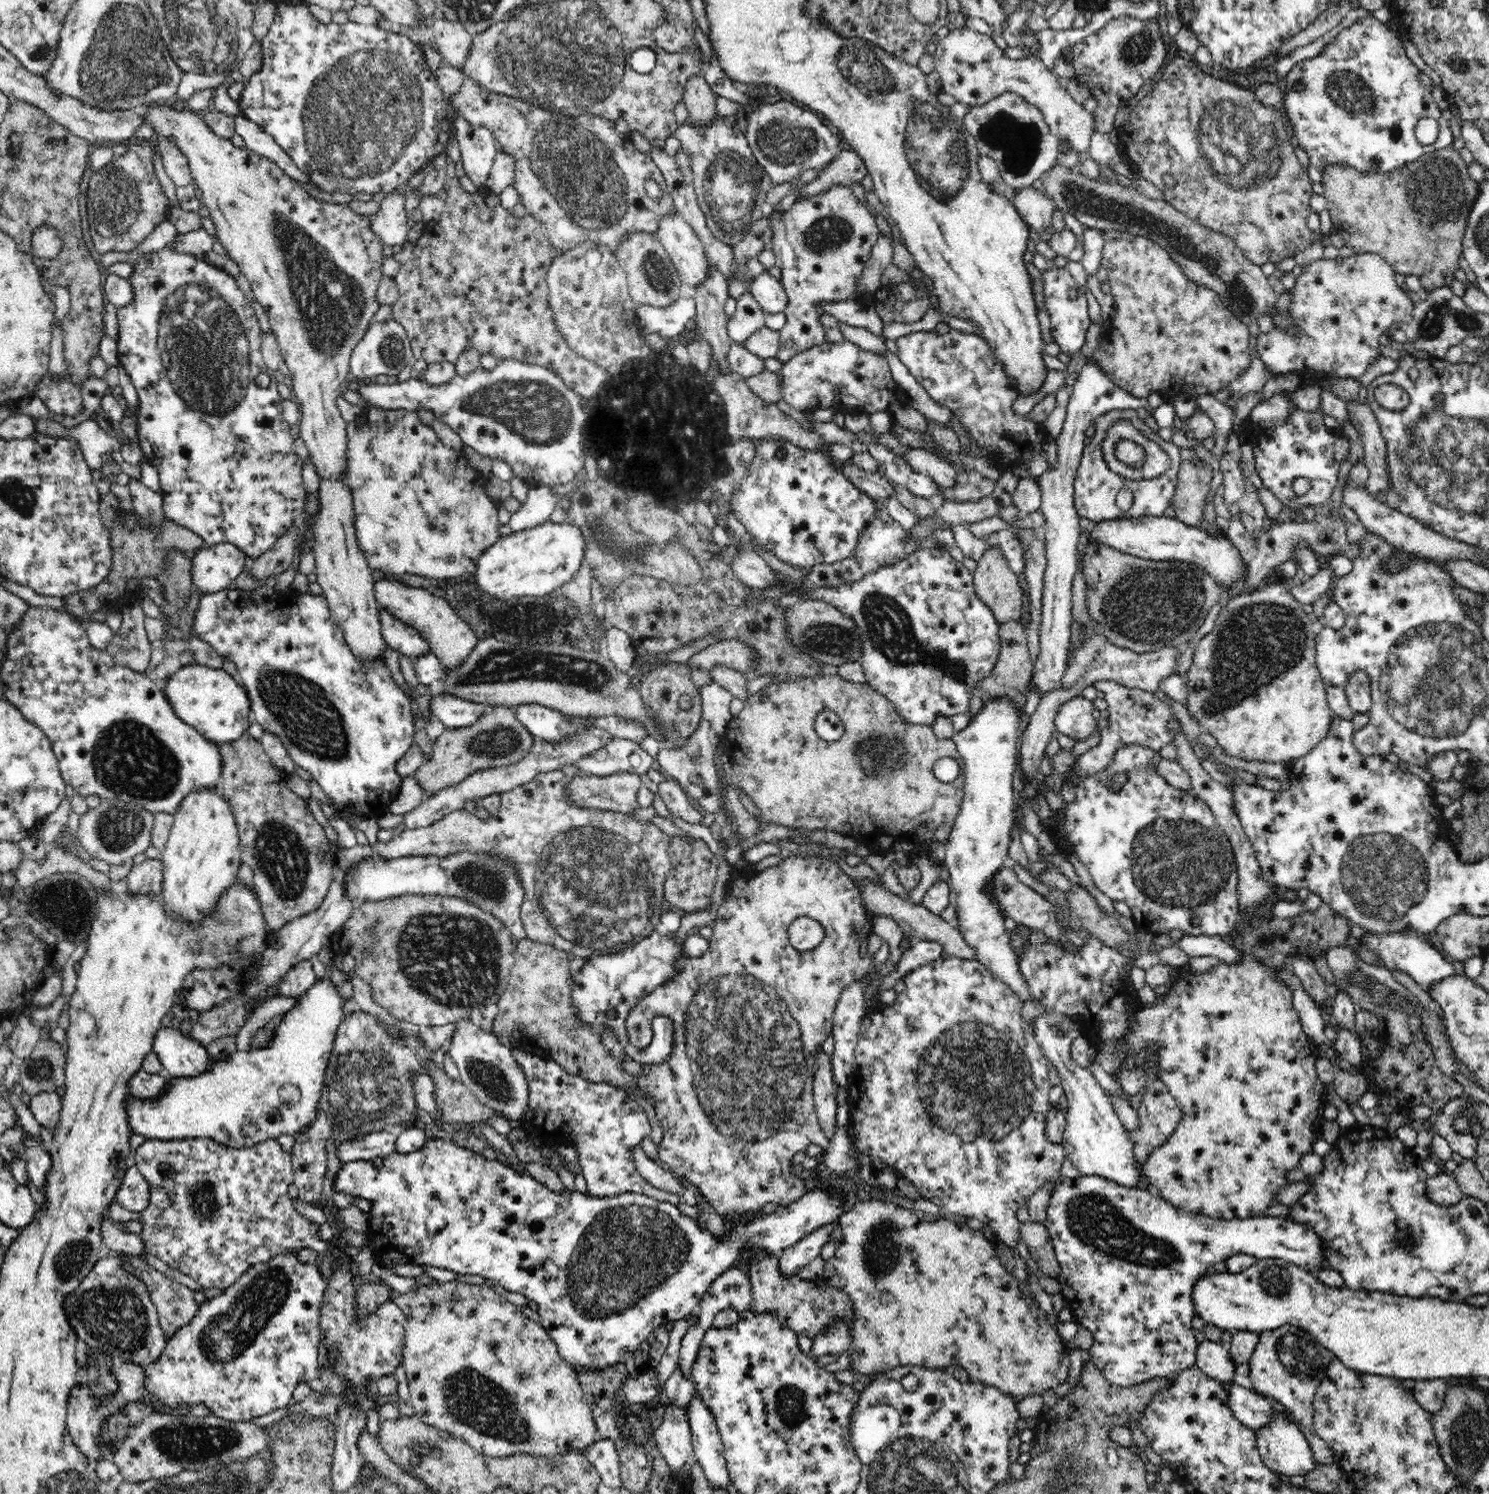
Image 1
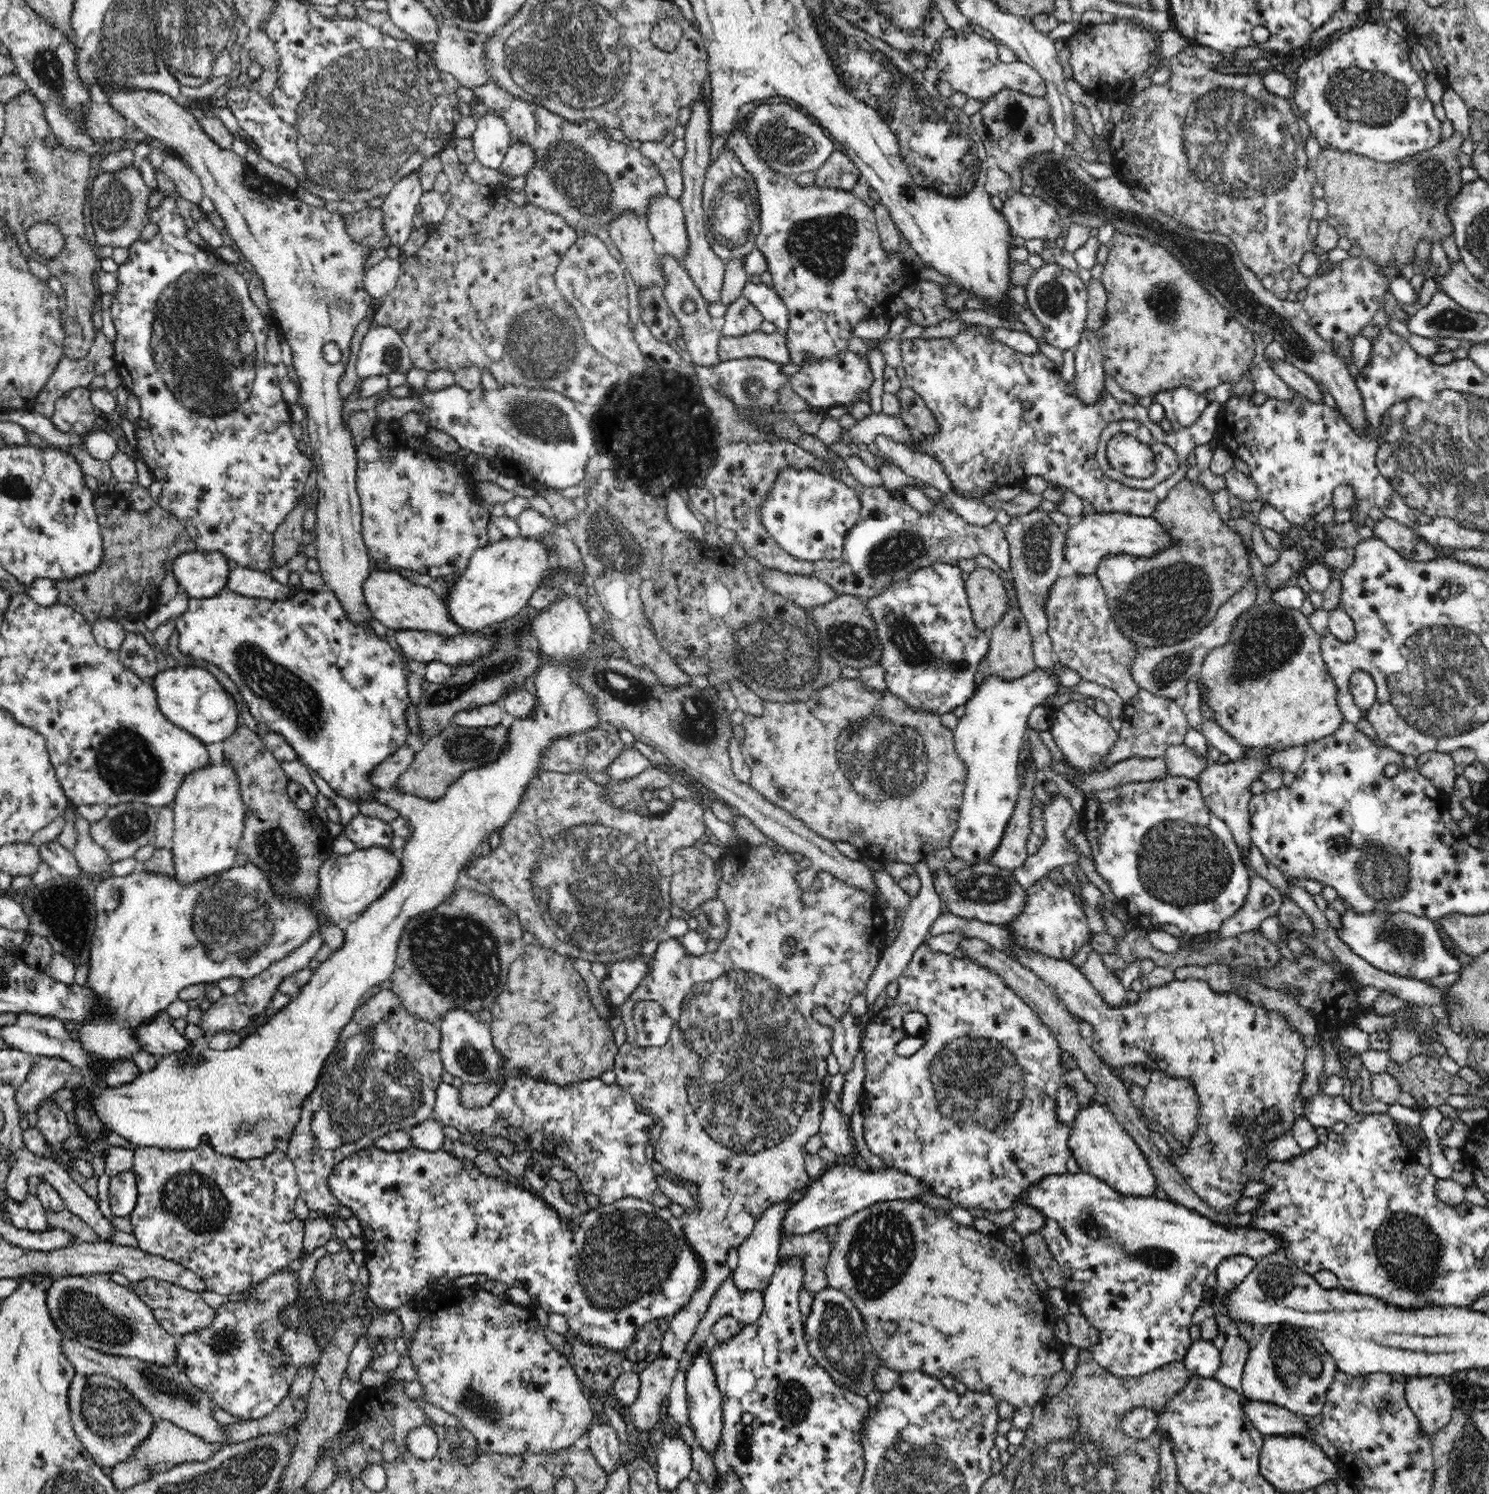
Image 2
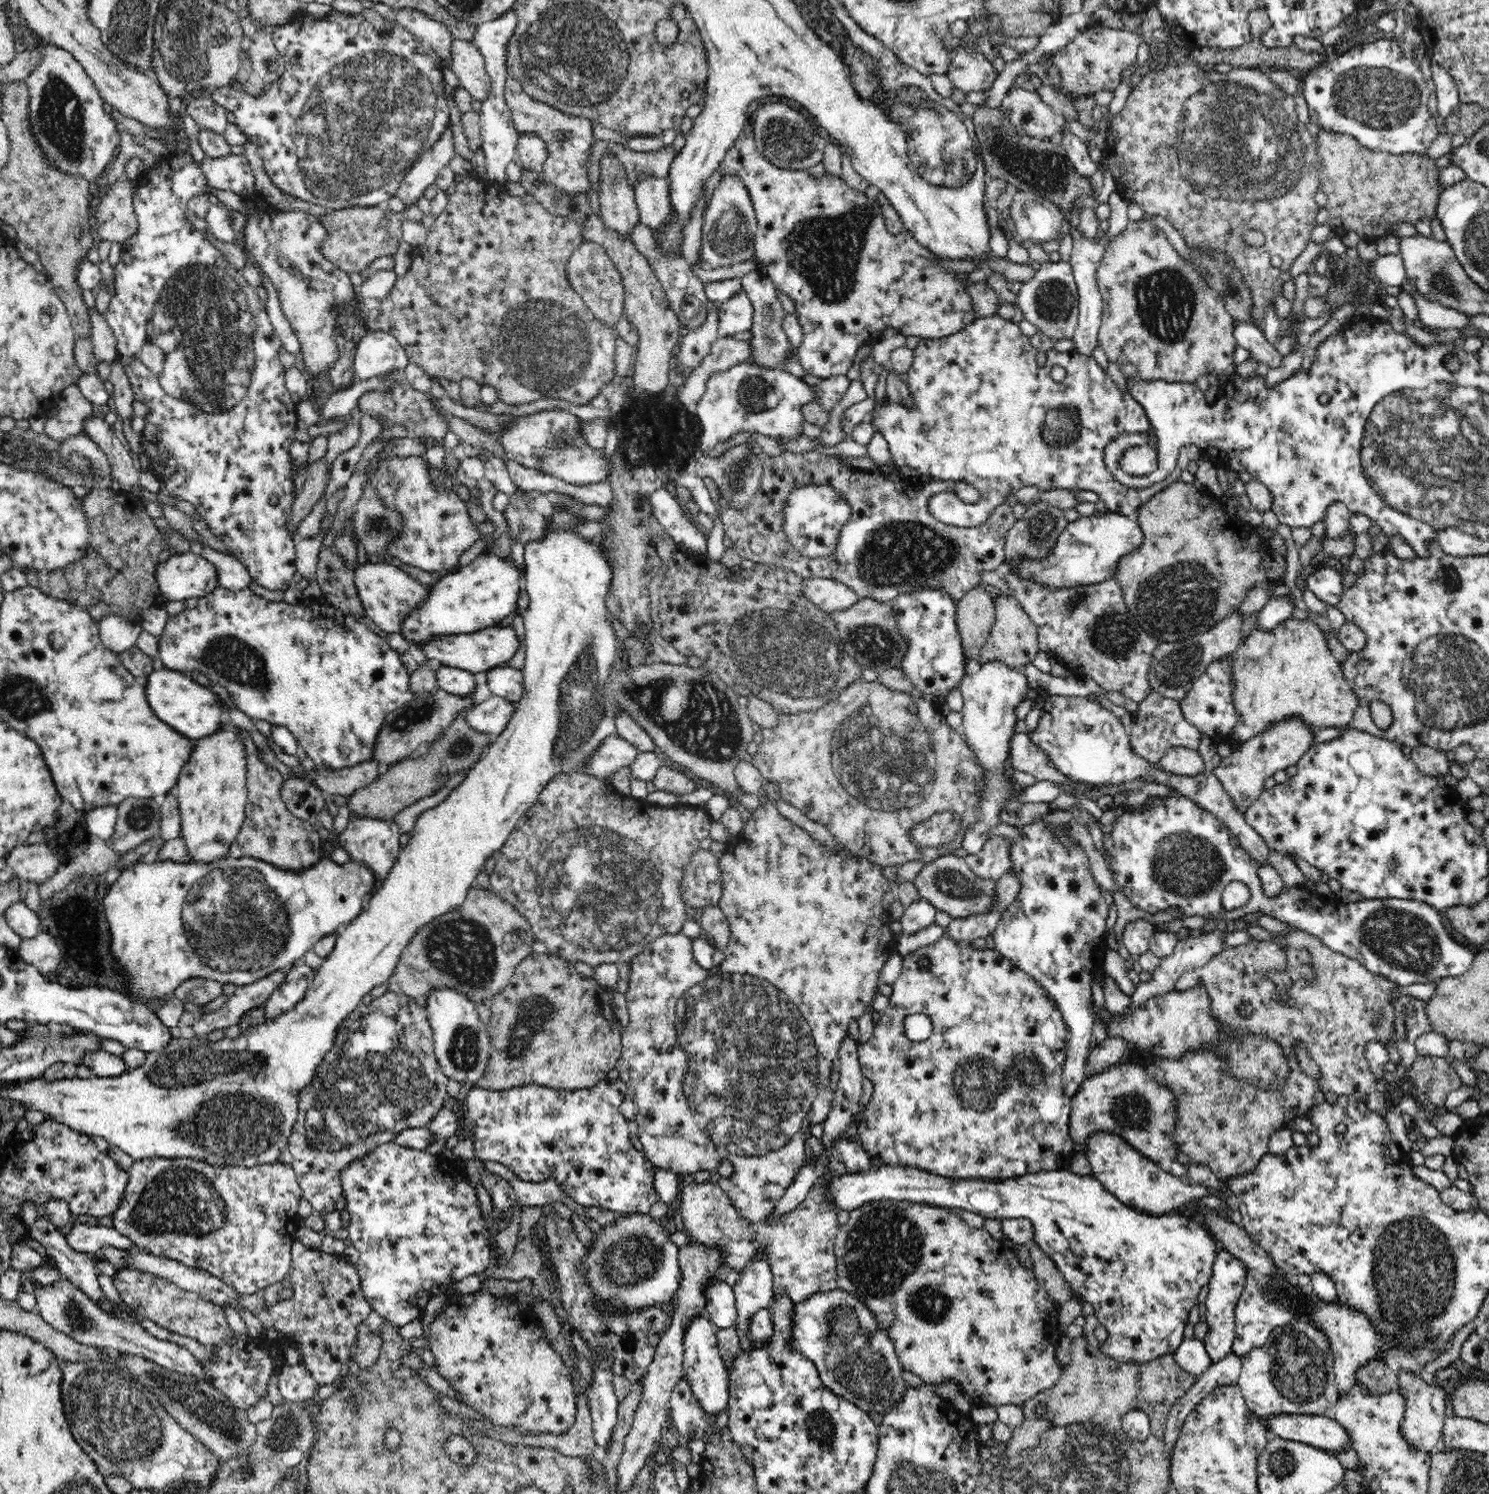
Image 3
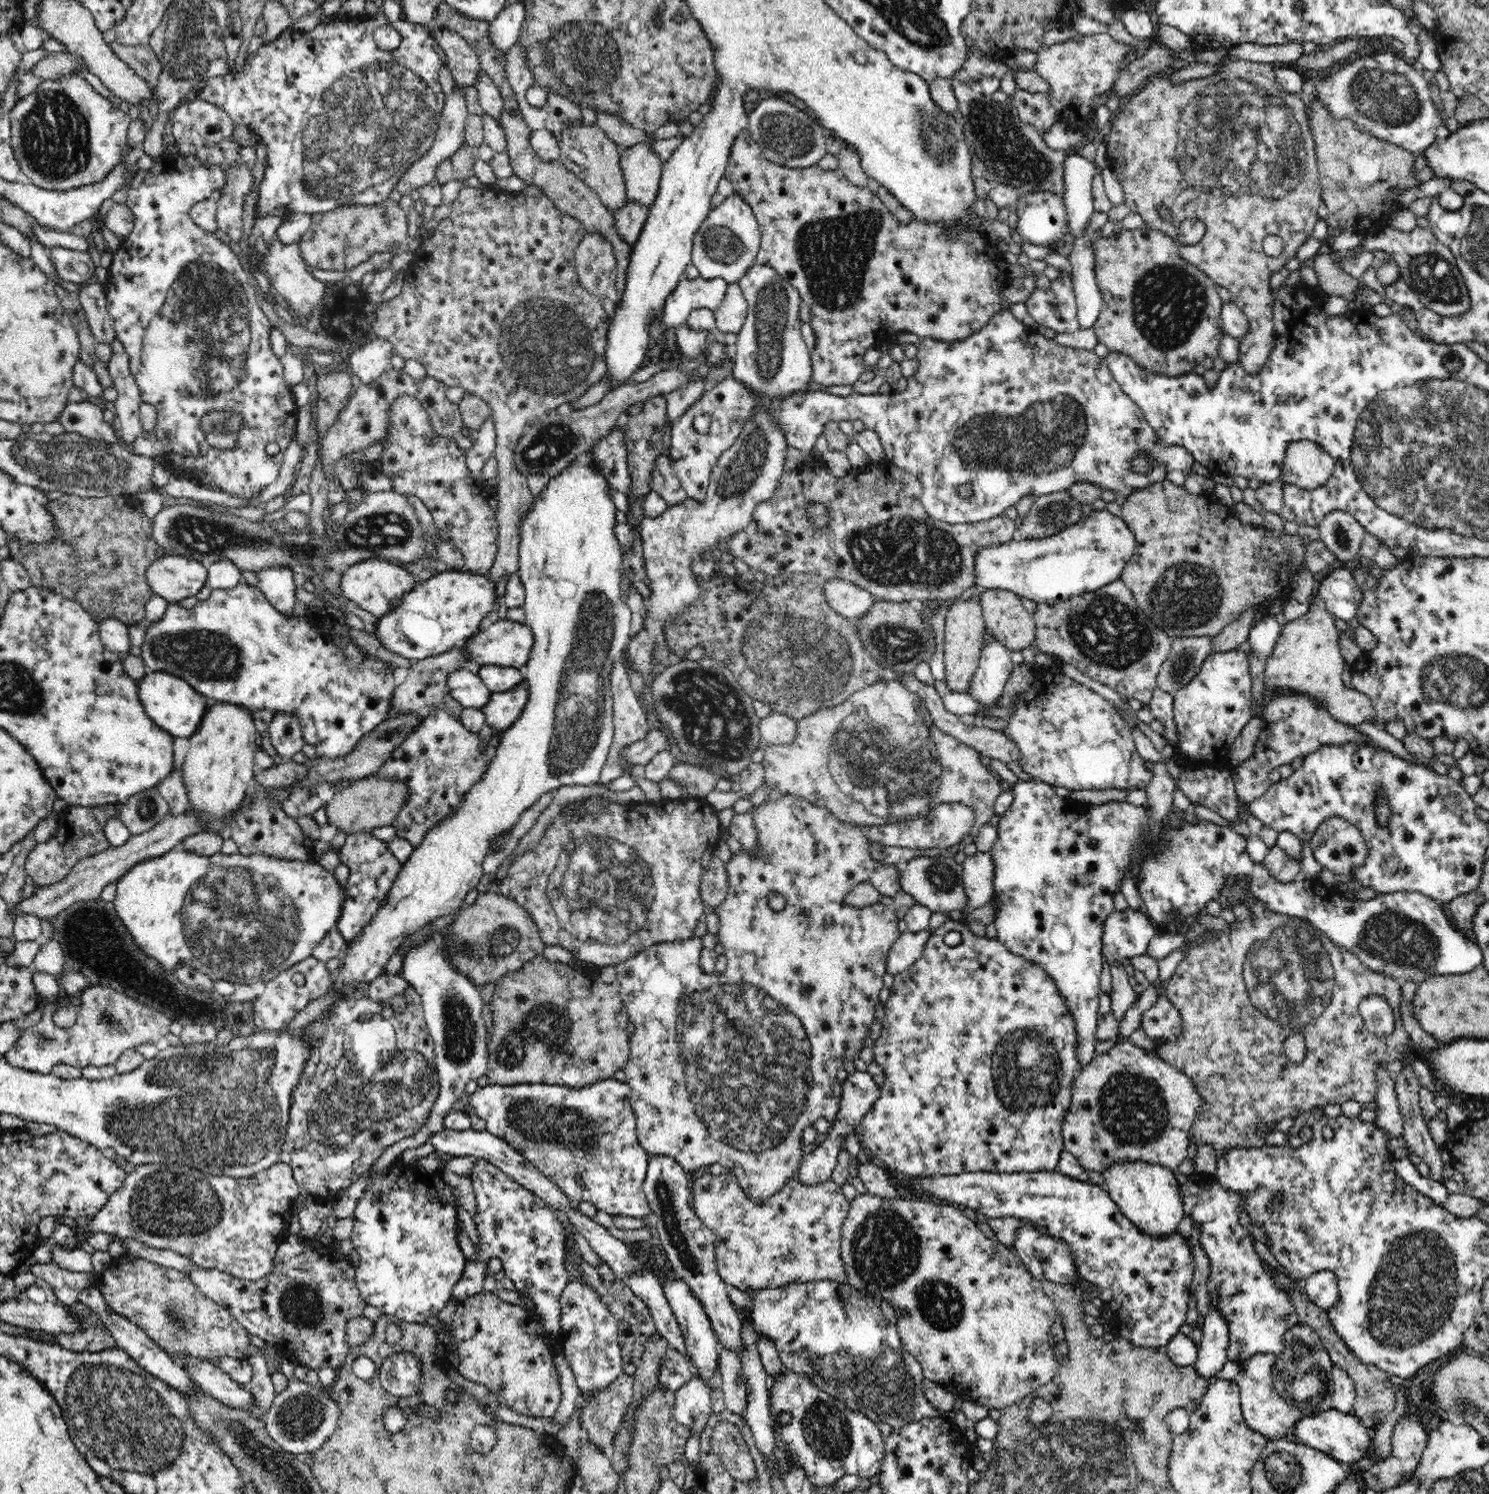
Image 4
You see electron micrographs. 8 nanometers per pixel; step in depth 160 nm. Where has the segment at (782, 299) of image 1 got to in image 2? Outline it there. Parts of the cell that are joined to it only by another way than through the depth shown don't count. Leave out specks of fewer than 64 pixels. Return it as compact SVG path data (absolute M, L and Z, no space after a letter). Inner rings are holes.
M746 281L741 289L741 296L754 305L766 322L772 322L777 330L787 334L787 307L777 295L774 287L770 288L764 283L755 284Z

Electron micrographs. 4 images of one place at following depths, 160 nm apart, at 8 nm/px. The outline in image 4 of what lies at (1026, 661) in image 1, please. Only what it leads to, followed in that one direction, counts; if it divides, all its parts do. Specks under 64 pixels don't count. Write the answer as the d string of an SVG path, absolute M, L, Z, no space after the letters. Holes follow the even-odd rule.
M991 589L979 600L987 631L995 642L1000 642L1010 652L1022 652L1035 645L1035 620L1024 608L1020 596Z

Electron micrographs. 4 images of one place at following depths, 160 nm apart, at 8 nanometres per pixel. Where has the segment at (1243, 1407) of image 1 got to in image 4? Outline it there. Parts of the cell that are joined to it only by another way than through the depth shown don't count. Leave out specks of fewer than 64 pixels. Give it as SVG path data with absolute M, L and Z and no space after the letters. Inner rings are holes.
M1330 1408L1326 1412L1306 1416L1296 1421L1290 1438L1329 1454L1334 1460L1346 1466L1370 1456L1370 1442L1372 1442L1373 1434L1369 1432L1369 1428L1362 1426L1363 1423L1364 1421L1361 1421L1354 1413L1343 1413Z

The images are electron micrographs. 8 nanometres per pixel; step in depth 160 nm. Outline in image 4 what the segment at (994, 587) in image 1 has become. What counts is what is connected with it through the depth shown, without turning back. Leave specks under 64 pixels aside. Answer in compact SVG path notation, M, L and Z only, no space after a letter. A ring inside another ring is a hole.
M955 600L954 604L947 606L945 613L944 635L944 664L946 673L945 685L952 692L966 694L971 677L974 676L985 648L985 632L987 630L982 614L980 601Z

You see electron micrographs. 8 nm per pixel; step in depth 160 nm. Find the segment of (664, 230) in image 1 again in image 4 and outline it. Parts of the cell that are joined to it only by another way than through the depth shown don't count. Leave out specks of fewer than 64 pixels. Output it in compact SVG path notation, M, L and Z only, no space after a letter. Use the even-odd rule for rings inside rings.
M654 140L620 148L626 196L647 209L654 204L663 170L663 163L650 148L652 144Z

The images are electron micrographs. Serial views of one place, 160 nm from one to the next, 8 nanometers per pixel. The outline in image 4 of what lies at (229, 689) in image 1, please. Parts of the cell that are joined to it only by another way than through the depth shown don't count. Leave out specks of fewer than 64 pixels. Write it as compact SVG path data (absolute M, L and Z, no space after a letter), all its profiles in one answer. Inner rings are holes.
M148 671L137 685L146 714L160 728L165 729L174 737L182 738L191 737L200 728L208 712L206 696L198 692L188 681L168 672Z

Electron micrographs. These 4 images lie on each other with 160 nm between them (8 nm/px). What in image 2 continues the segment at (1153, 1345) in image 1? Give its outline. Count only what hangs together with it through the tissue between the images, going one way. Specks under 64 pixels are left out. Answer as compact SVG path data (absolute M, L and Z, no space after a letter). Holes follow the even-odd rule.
M1064 1173L1061 1175L1048 1175L1036 1184L1033 1188L1028 1188L1026 1196L1021 1202L1014 1206L1033 1205L1045 1218L1044 1226L1039 1230L1045 1237L1047 1247L1059 1262L1059 1266L1064 1271L1064 1294L1069 1304L1077 1304L1081 1308L1081 1314L1086 1317L1090 1326L1099 1332L1099 1340L1088 1349L1093 1356L1093 1360L1104 1370L1118 1378L1136 1378L1145 1375L1147 1372L1156 1371L1157 1368L1168 1366L1172 1362L1182 1362L1189 1346L1192 1344L1190 1339L1190 1327L1192 1326L1192 1314L1196 1308L1202 1304L1204 1298L1206 1278L1218 1269L1222 1260L1234 1255L1246 1255L1253 1259L1260 1259L1280 1252L1284 1248L1284 1237L1280 1233L1274 1233L1270 1229L1258 1229L1257 1227L1226 1225L1218 1221L1210 1220L1209 1217L1202 1216L1201 1213L1194 1212L1193 1209L1186 1208L1185 1205L1174 1203L1152 1196L1130 1196L1129 1194L1118 1192L1106 1181L1100 1180L1097 1176L1081 1173Z

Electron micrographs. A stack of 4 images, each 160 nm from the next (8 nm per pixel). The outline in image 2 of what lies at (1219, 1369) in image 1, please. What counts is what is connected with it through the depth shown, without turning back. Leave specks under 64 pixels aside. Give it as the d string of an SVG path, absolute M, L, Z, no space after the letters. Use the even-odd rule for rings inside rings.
M1200 1338L1192 1341L1182 1362L1191 1374L1210 1378L1221 1367L1220 1351L1215 1342Z

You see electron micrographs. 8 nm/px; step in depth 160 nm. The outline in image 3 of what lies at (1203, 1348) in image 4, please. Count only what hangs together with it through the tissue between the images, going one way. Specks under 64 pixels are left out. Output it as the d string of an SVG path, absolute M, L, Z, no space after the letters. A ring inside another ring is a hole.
M1223 1249L1218 1251L1218 1256L1214 1259L1213 1273L1208 1283L1208 1295L1205 1301L1208 1331L1203 1338L1212 1363L1220 1362L1232 1351L1235 1339L1235 1308L1246 1284L1248 1271L1244 1262L1238 1260L1233 1254Z

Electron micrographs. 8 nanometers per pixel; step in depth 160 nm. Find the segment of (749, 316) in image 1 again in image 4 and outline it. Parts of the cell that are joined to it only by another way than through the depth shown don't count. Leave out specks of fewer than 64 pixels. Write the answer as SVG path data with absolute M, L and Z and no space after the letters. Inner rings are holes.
M738 283L727 286L727 291L715 311L716 326L721 332L736 334L747 318L747 300Z

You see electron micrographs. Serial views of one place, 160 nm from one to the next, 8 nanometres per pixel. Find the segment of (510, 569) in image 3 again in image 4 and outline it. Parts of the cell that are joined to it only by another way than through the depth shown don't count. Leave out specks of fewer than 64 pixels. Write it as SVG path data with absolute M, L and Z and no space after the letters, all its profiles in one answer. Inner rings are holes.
M452 570L435 574L430 580L417 584L414 590L402 595L401 603L390 612L384 613L376 622L375 637L382 647L394 654L410 659L411 662L439 656L453 647L462 646L480 626L488 623L488 613L496 600L496 586L489 574Z

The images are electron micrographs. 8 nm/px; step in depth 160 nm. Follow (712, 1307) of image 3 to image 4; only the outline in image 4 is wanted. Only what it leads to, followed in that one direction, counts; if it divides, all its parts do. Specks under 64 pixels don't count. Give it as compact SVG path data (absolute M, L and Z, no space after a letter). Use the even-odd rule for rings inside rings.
M650 1156L643 1188L647 1196L651 1217L668 1260L667 1265L682 1278L702 1302L713 1331L723 1348L742 1358L742 1319L736 1305L730 1300L728 1285L722 1280L715 1263L714 1233L699 1222L691 1210L689 1172L684 1171L668 1156Z

